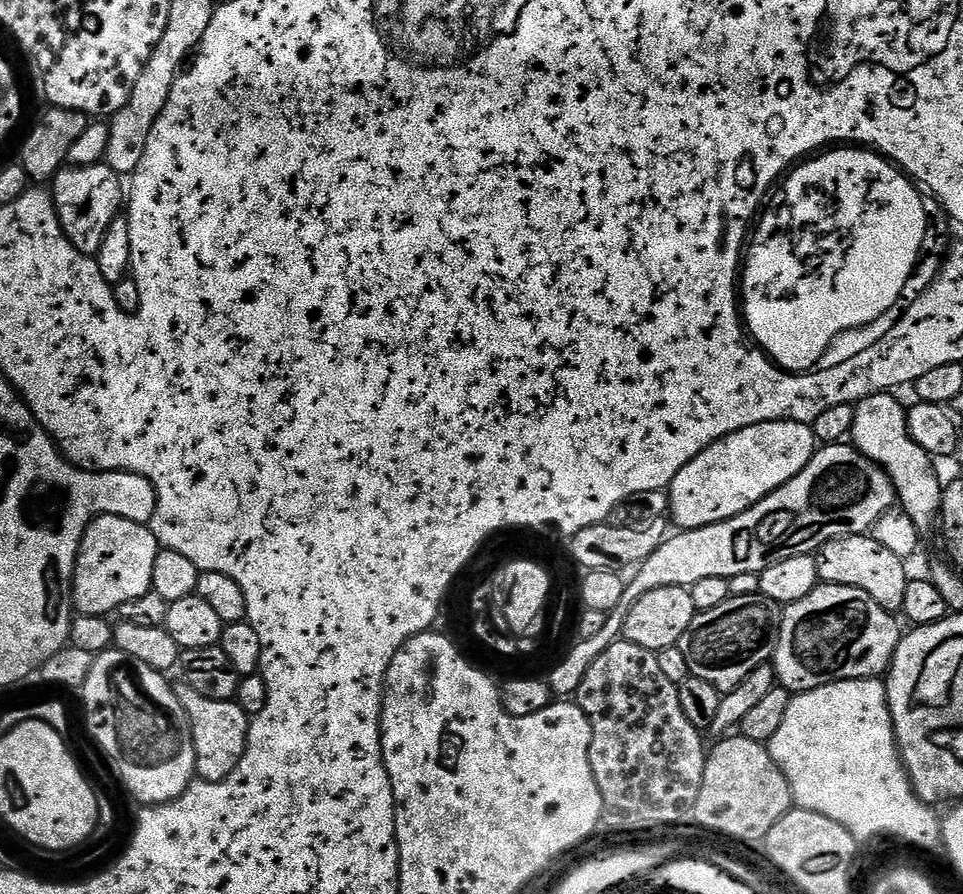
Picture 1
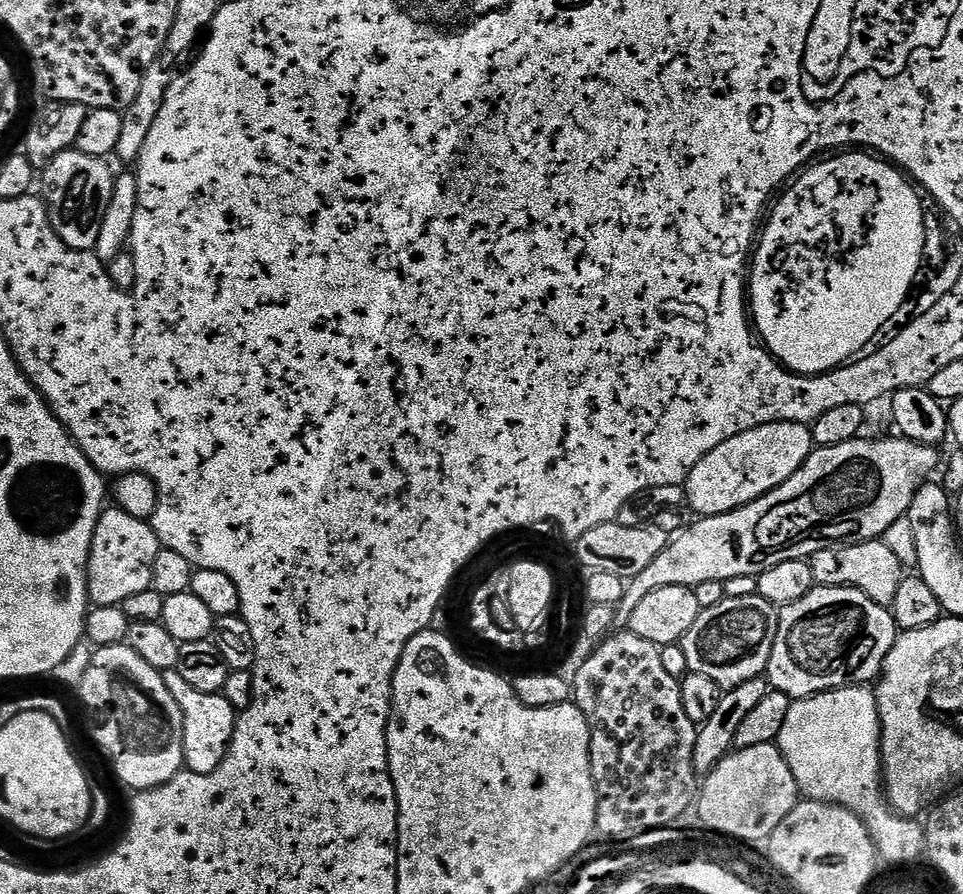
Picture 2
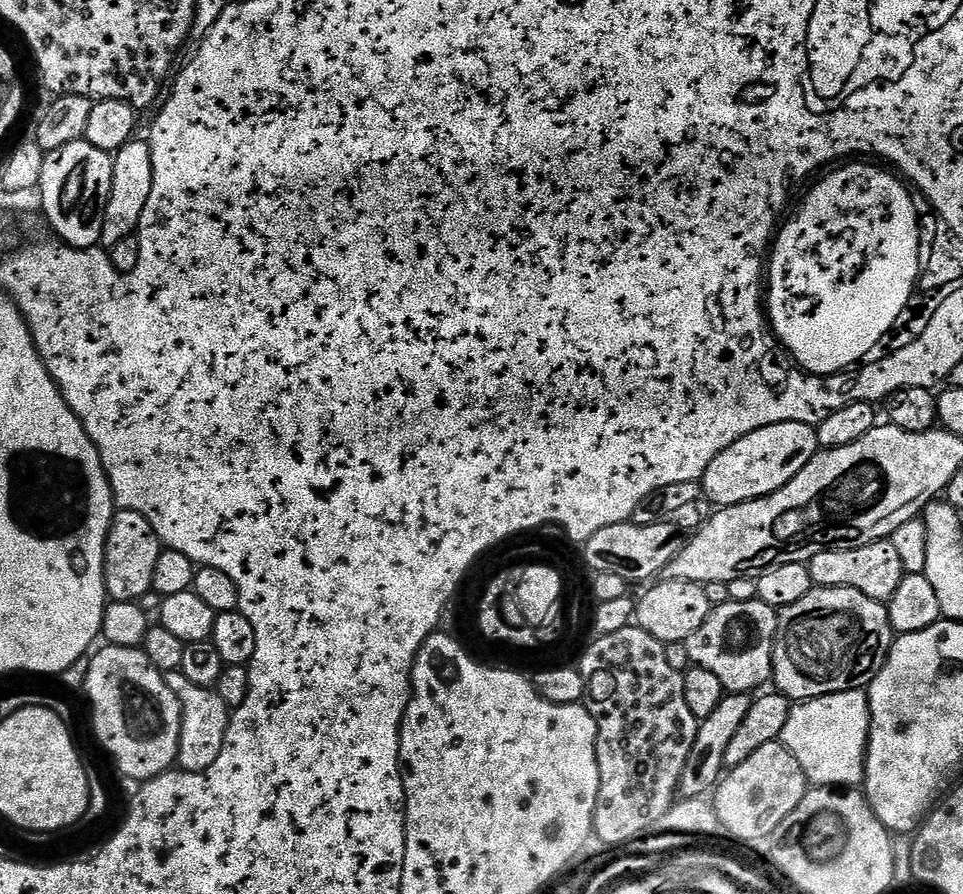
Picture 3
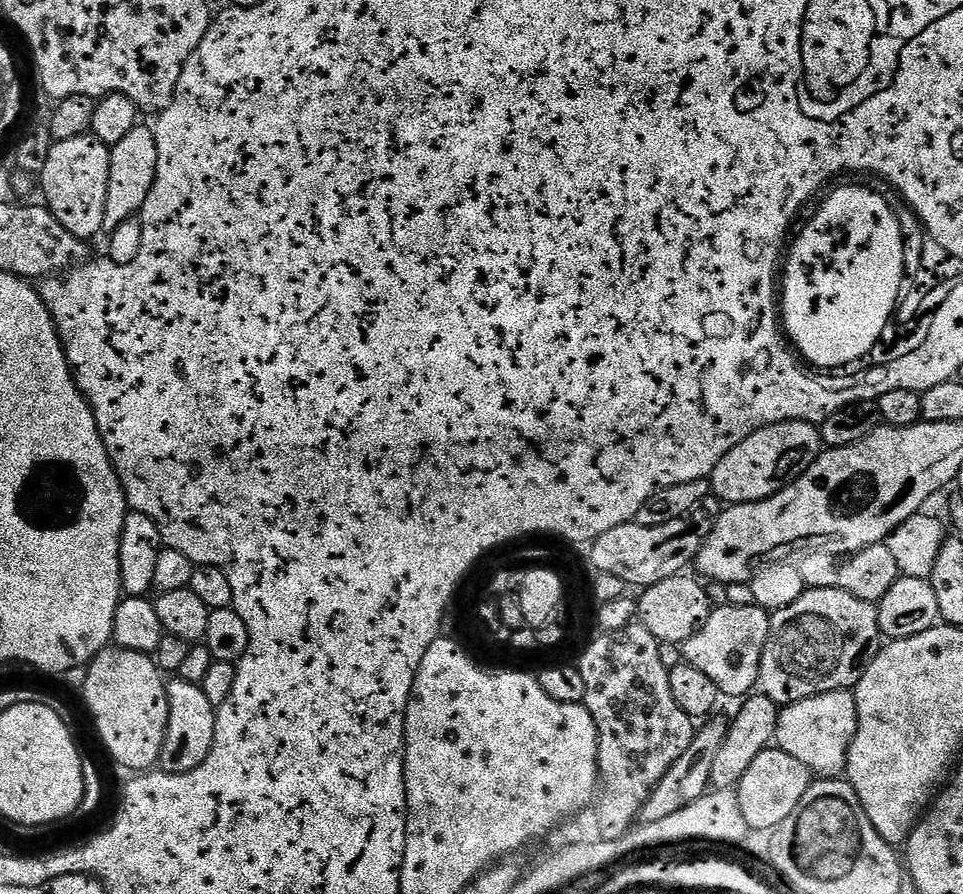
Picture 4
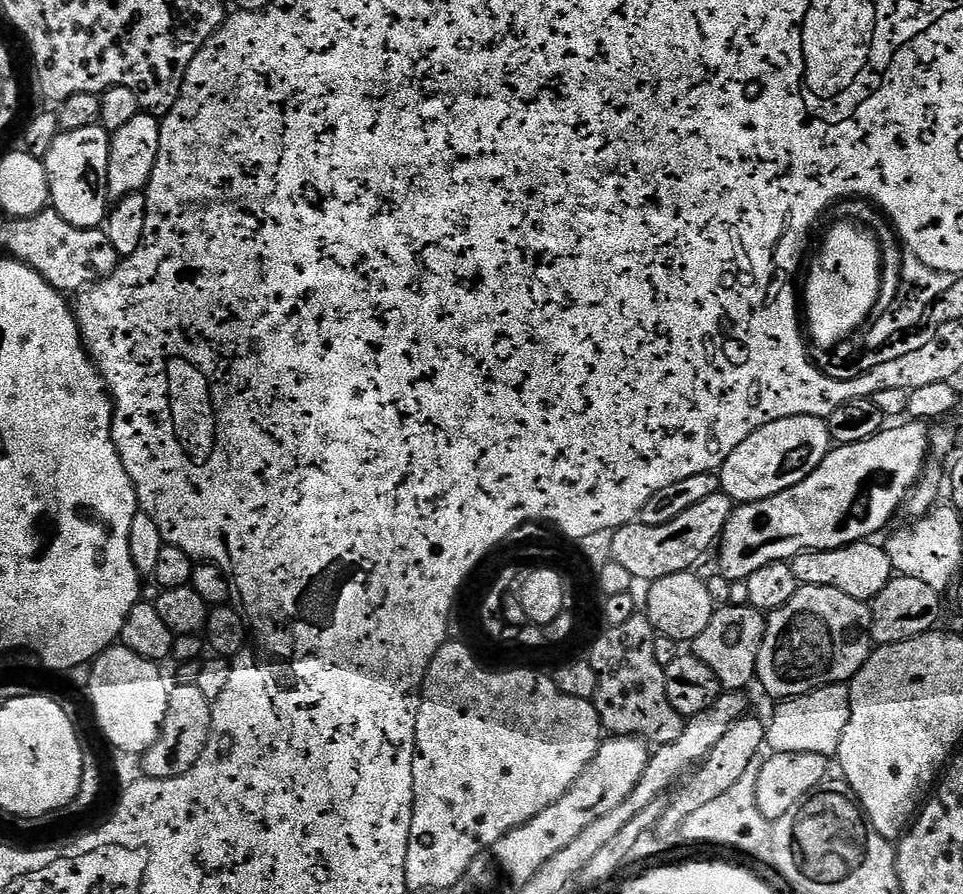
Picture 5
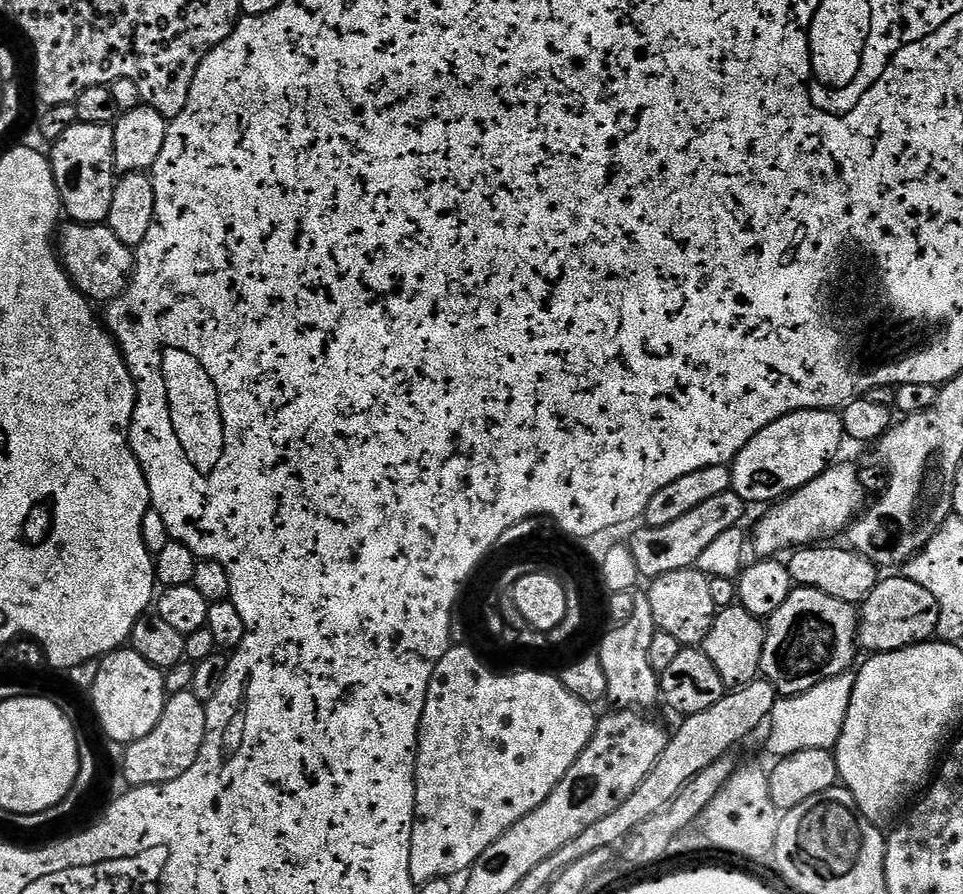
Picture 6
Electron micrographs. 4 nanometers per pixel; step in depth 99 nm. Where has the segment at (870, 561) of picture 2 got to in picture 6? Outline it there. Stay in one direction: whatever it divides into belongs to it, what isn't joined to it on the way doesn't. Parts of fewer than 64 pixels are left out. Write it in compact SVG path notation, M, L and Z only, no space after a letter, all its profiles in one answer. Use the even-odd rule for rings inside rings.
M821 542L795 549L786 560L792 583L801 588L822 590L822 594L830 594L830 598L838 598L838 602L859 606L866 598L870 598L870 594L880 583L881 569L860 552L847 546L835 548L834 545L832 542Z

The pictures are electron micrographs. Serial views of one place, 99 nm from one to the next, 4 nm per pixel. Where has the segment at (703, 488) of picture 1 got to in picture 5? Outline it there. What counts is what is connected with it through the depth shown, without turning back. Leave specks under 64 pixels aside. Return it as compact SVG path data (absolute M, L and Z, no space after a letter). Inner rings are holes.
M795 416L770 422L754 430L754 434L726 458L718 470L720 487L737 505L753 504L774 494L782 494L782 490L790 490L790 486L798 486L802 478L814 474L822 458L826 458L833 447L827 419Z

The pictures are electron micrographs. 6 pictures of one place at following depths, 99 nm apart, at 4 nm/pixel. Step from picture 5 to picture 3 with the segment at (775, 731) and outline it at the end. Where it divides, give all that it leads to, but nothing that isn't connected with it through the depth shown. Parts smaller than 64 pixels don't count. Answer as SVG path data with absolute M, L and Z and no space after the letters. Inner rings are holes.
M867 691L835 692L793 703L779 743L784 744L794 758L798 758L798 766L802 766L809 785L843 790L859 785L864 779L869 730Z

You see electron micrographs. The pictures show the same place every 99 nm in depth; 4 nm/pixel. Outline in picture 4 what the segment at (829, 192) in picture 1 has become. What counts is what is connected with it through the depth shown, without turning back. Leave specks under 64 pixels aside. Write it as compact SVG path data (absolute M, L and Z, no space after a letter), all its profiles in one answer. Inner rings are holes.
M856 188L836 192L836 196L824 204L824 212L813 211L809 216L808 225L797 234L796 241L794 236L782 264L778 312L788 328L792 328L796 344L800 344L812 360L820 360L820 364L840 364L840 360L860 356L888 317L892 296L896 296L896 284L900 284L900 232L896 232L892 212L888 212L876 196L856 192Z

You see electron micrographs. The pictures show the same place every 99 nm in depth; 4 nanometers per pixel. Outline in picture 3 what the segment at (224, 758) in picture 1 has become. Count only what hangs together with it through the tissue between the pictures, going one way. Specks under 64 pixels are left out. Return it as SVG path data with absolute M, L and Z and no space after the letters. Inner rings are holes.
M180 671L165 672L164 681L180 703L180 741L176 764L186 772L205 772L214 766L218 754L222 754L230 710L212 688L194 686L194 682L190 682L190 678L183 676Z

